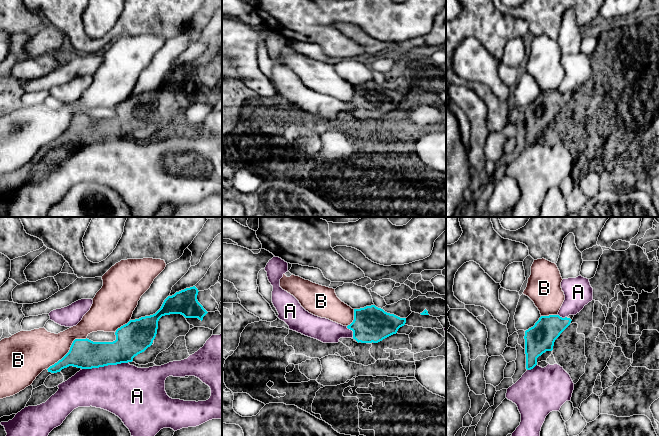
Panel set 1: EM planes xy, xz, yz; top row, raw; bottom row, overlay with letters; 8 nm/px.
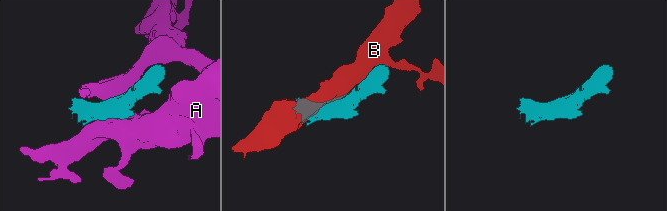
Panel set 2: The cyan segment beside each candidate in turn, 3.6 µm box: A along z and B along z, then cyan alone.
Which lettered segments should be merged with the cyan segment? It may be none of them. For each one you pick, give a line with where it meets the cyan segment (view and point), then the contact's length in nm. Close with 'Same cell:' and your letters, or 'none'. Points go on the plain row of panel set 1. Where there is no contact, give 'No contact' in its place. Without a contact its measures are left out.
Same cell: none

